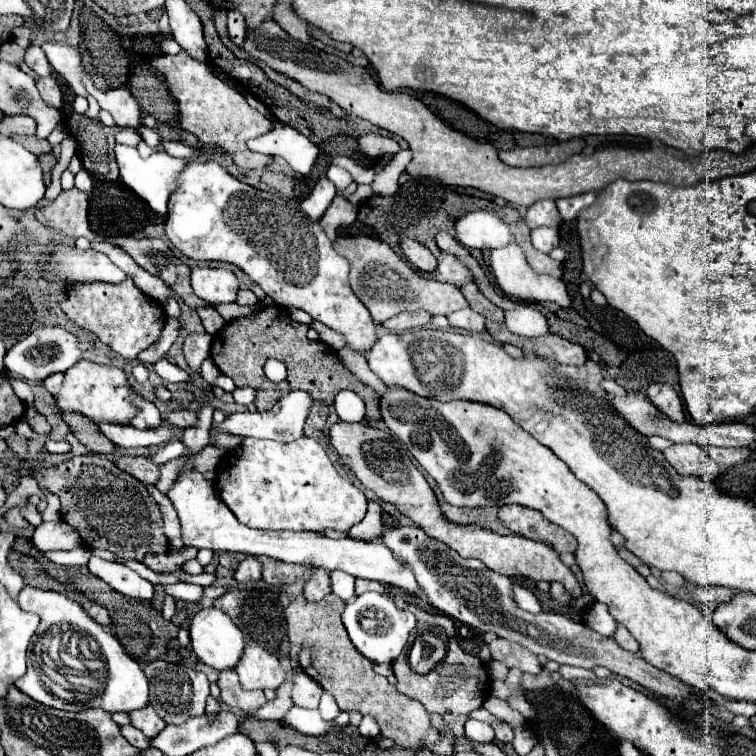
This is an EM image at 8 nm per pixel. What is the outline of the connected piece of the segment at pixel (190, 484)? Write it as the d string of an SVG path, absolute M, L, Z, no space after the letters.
M183 470L179 480L169 490L167 496L173 502L177 514L181 516L181 532L183 532L185 546L241 552L241 554L253 554L253 556L269 556L269 558L289 562L289 564L325 568L327 572L343 570L355 578L367 578L367 580L377 580L383 584L399 586L399 588L407 590L409 594L421 592L411 570L407 566L403 566L383 542L369 542L367 544L367 542L359 542L353 538L333 540L333 538L327 538L327 536L315 534L315 532L289 532L289 530L259 532L259 530L247 528L219 500L213 482L205 480L199 472Z

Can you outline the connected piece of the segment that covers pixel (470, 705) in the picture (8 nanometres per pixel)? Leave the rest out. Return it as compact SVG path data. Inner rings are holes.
M447 646L447 656L429 674L413 672L407 662L407 654L401 654L399 660L393 662L393 672L397 676L397 690L421 702L427 712L441 714L447 726L451 728L453 736L463 736L463 726L469 720L469 714L483 706L487 698L487 688L491 684L481 658L465 654L459 646Z

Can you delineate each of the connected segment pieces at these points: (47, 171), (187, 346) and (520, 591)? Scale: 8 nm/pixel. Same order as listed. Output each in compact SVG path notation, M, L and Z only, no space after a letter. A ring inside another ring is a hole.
M41 154L41 156L39 156L39 162L41 162L43 174L45 174L45 184L49 186L49 182L51 182L51 170L53 170L53 166L57 164L57 160L55 160L53 154Z
M189 332L185 342L183 342L183 354L185 354L185 360L189 362L189 368L199 374L199 368L201 368L201 362L205 358L209 358L209 350L211 350L211 342L213 338L205 332L205 334L199 334L199 332Z
M513 584L513 594L515 594L515 602L517 602L519 608L523 608L523 610L527 610L531 614L539 614L541 612L541 604L539 604L537 596L529 588Z

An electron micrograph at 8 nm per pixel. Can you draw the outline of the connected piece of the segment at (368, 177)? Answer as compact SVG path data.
M333 156L333 158L331 158L331 164L339 164L339 166L343 166L345 170L349 170L349 172L353 174L353 179L357 184L370 184L375 176L375 170L373 170L373 168L359 166L357 162L353 162L353 160L347 158L347 156Z

